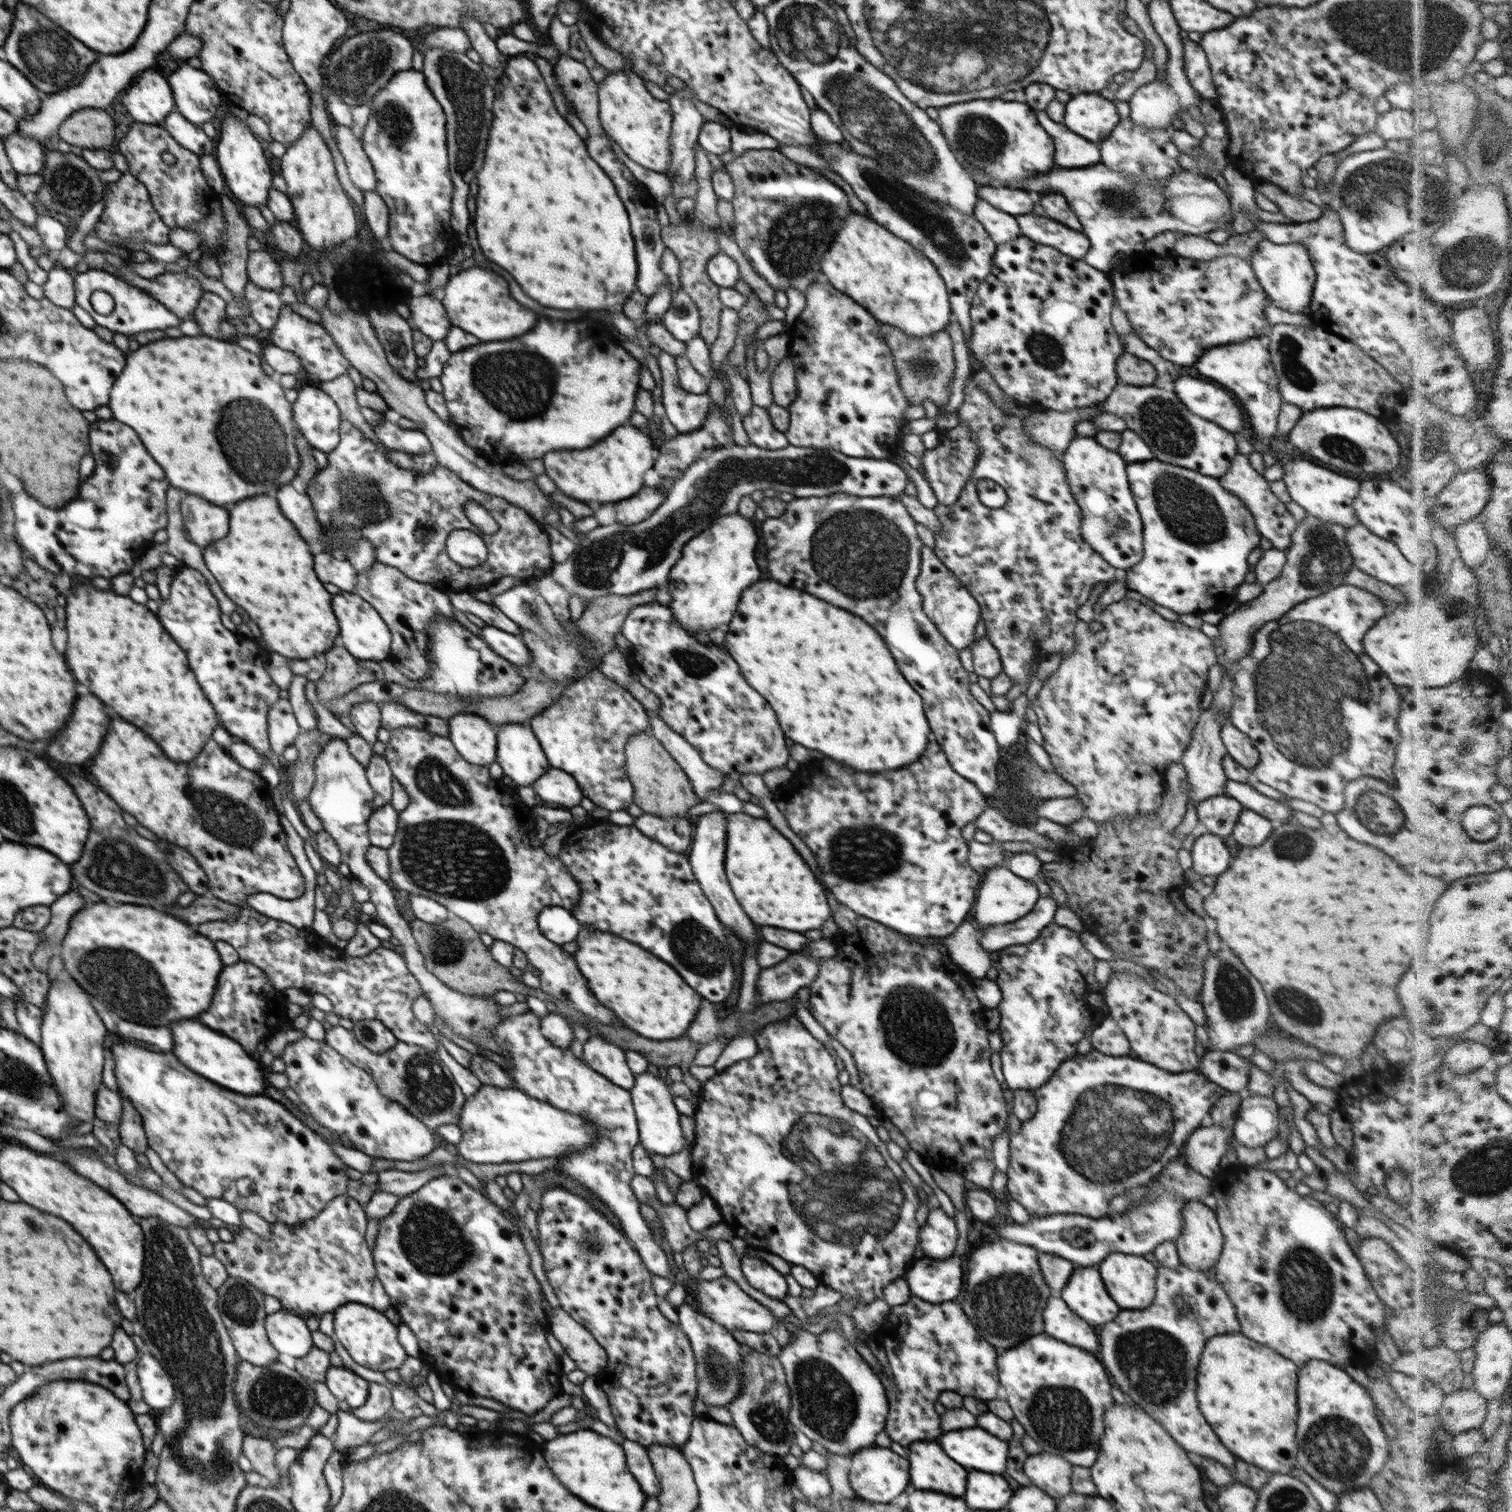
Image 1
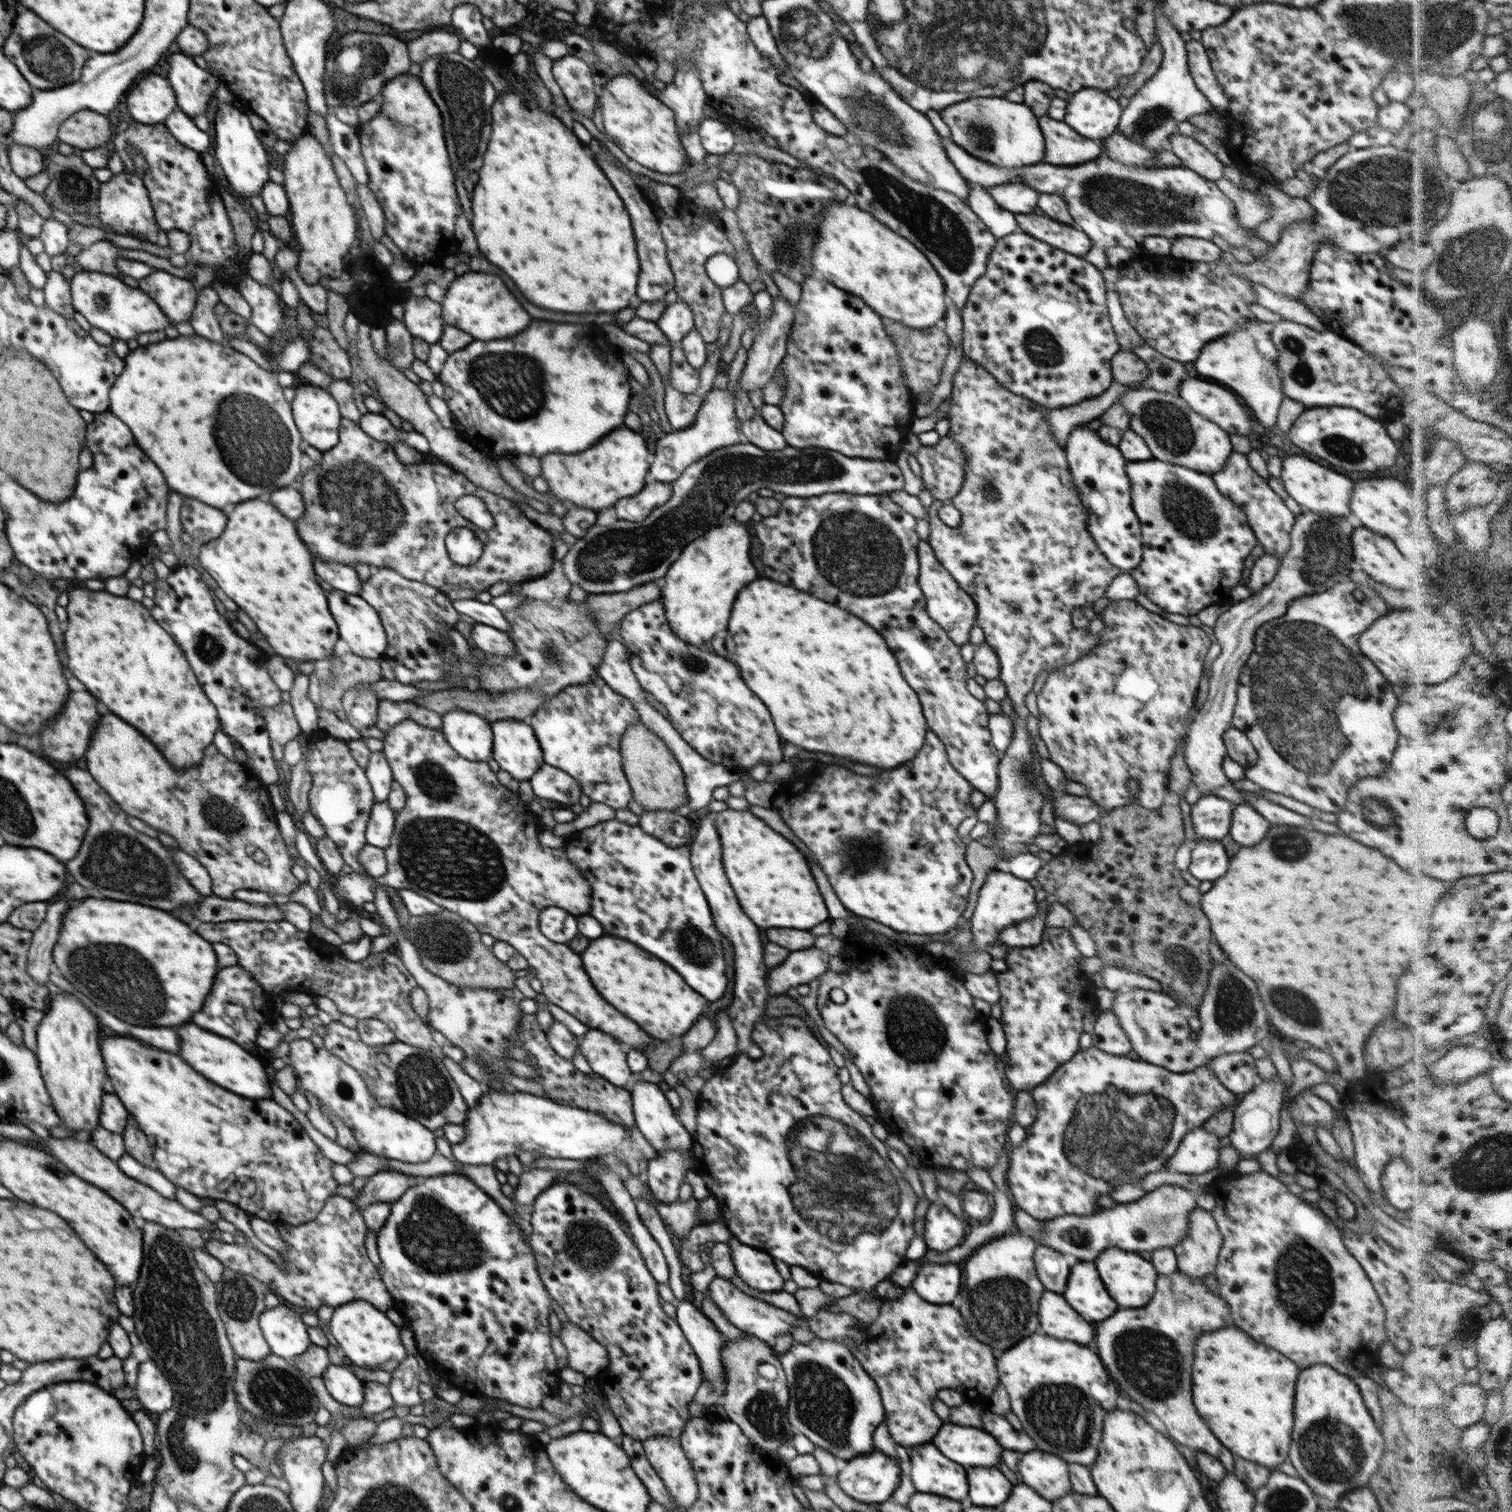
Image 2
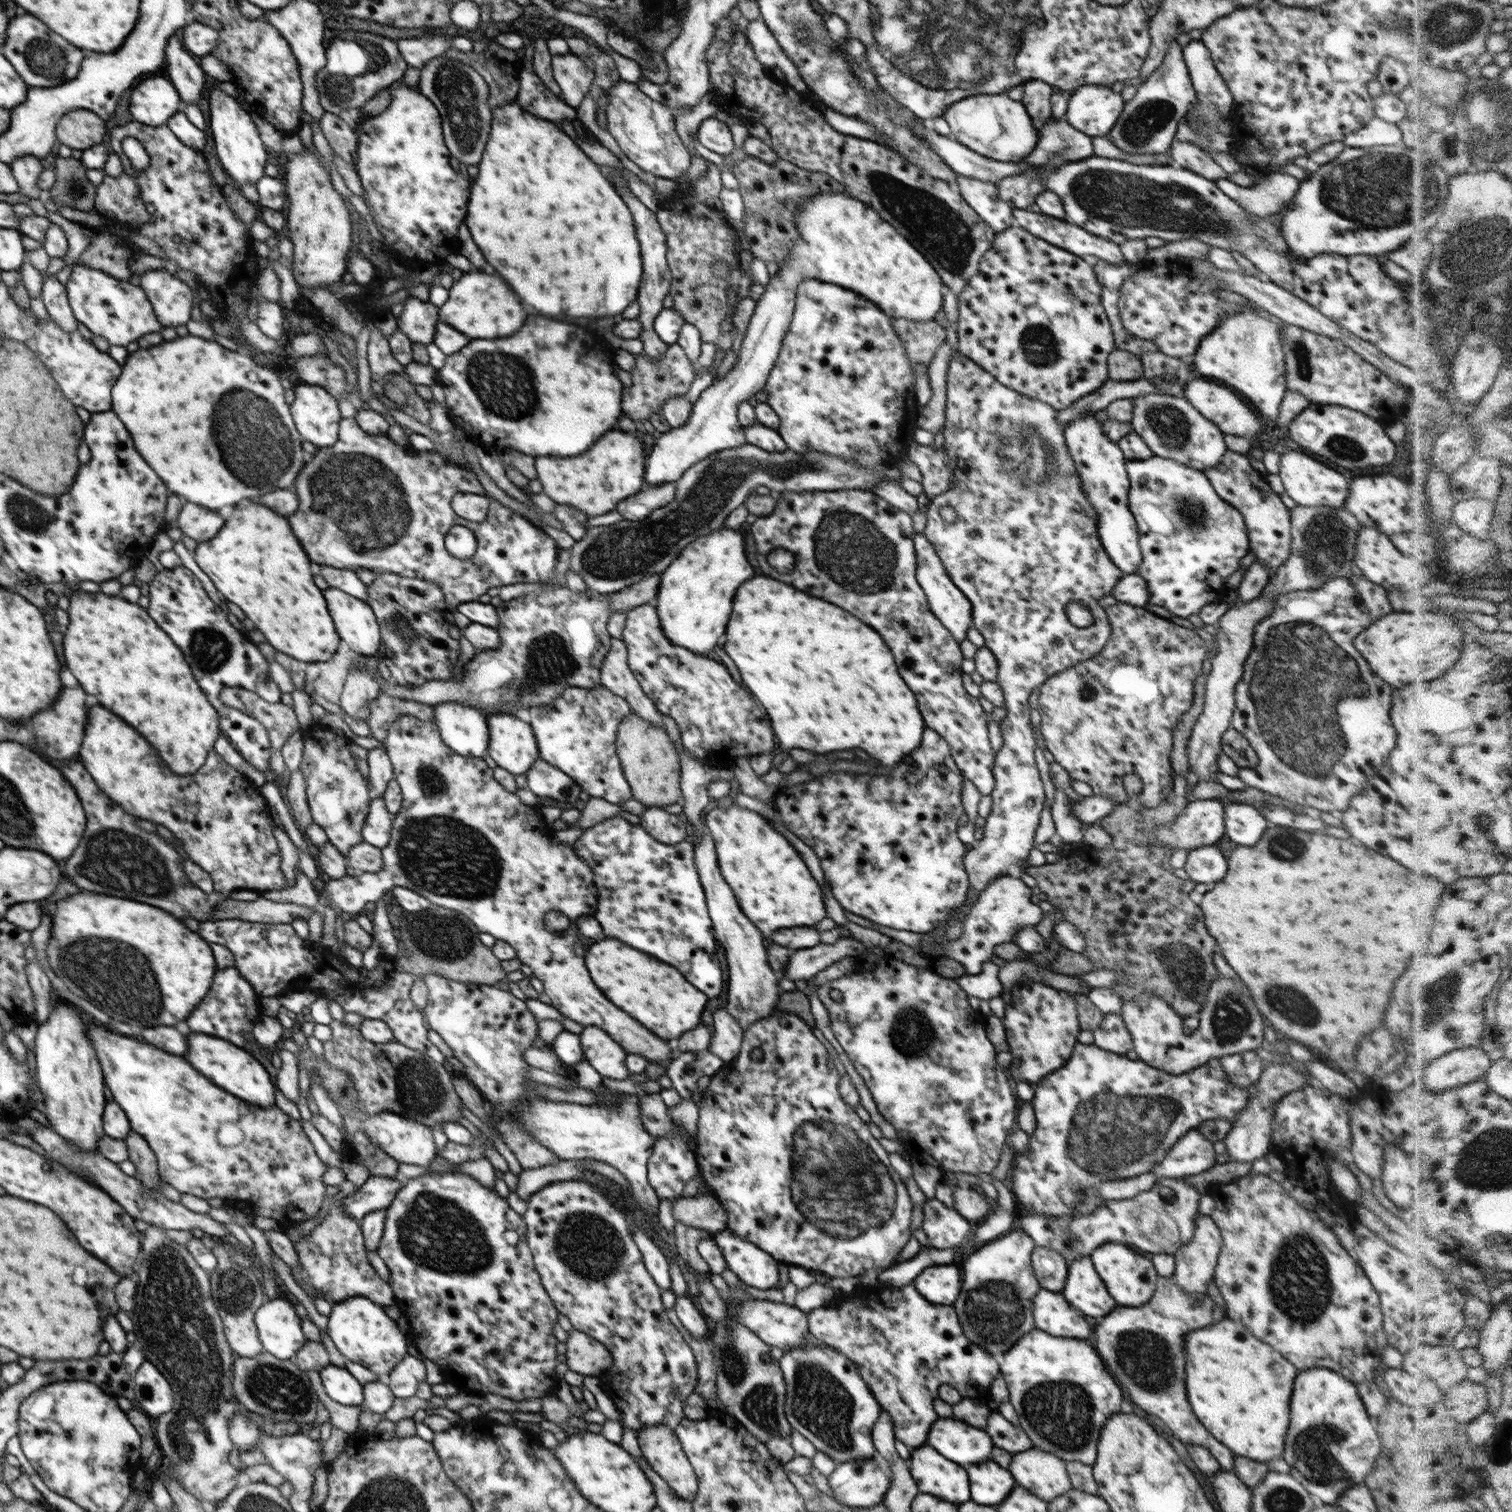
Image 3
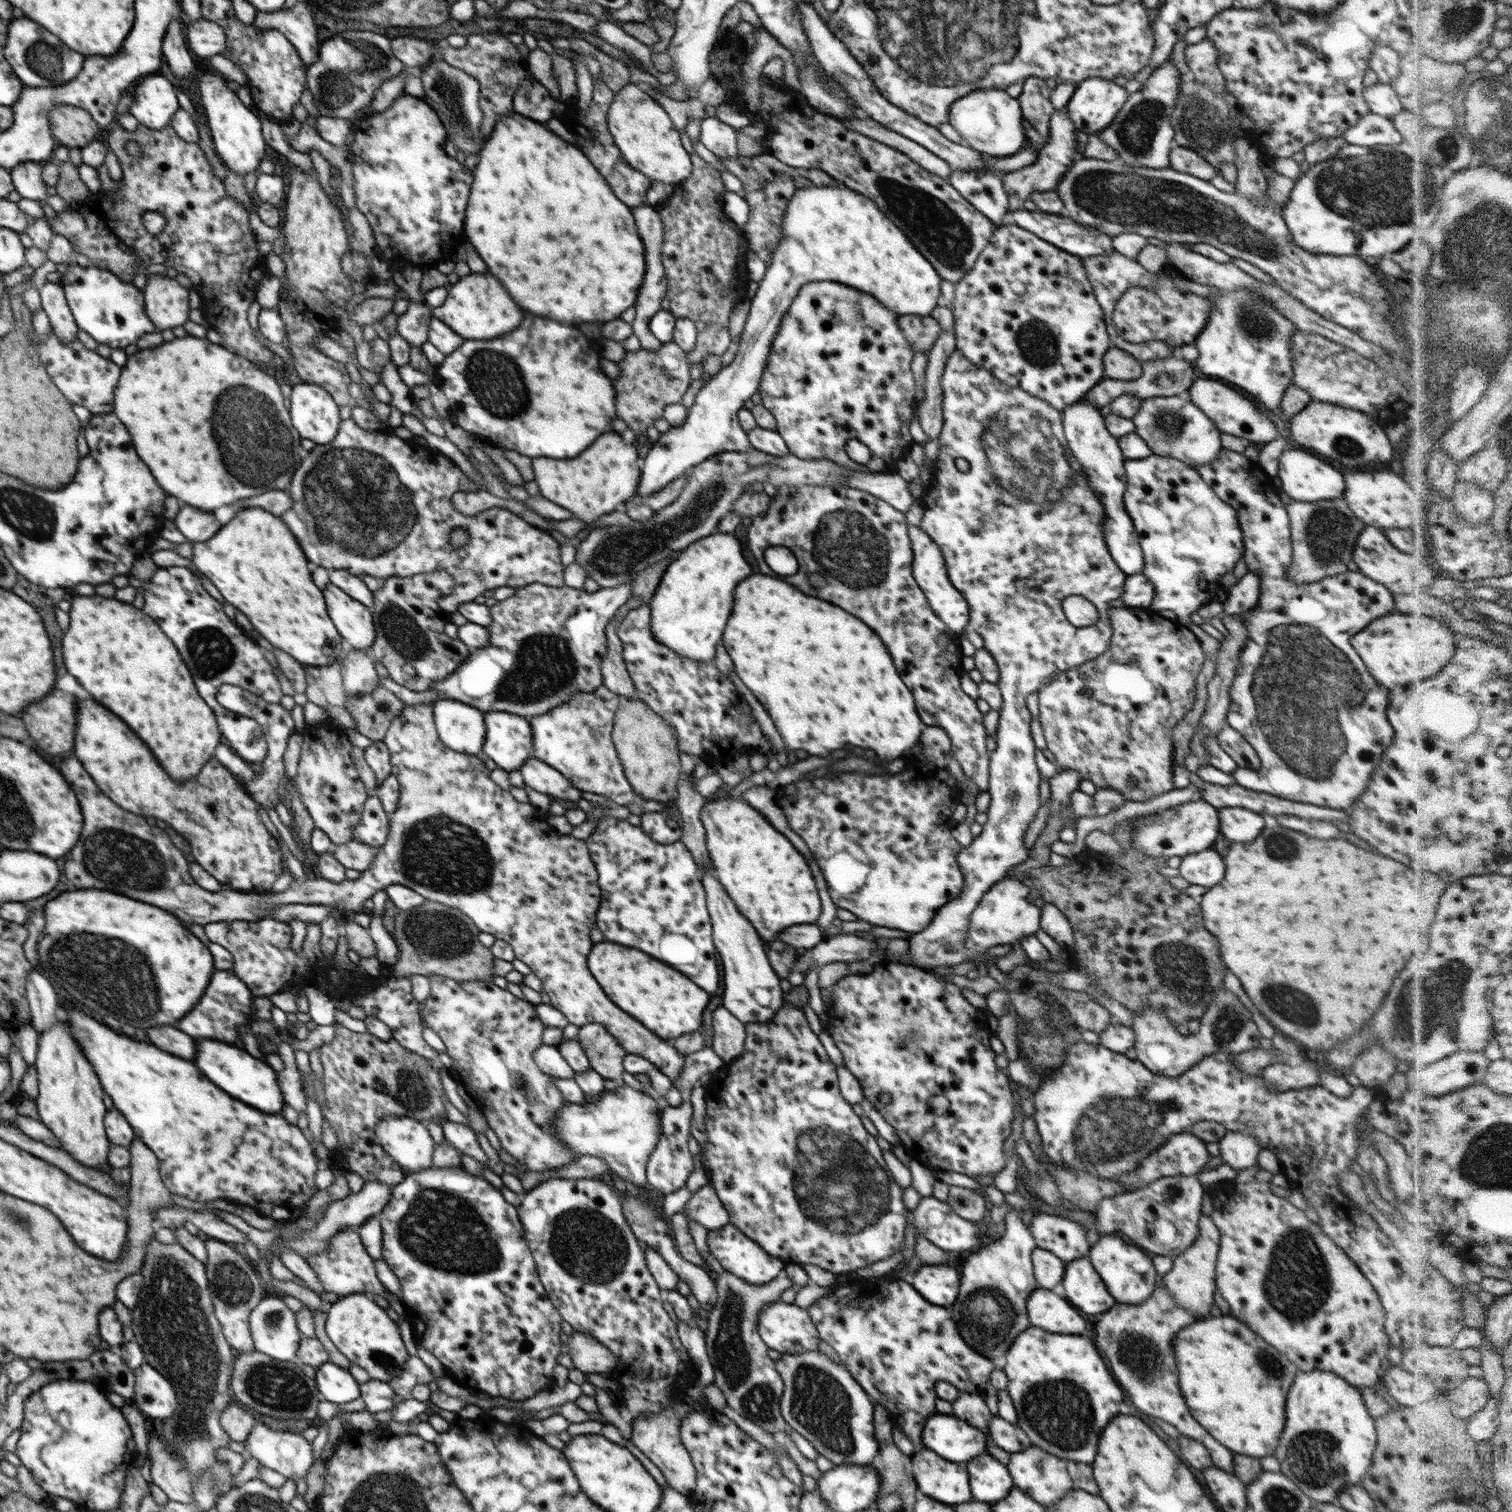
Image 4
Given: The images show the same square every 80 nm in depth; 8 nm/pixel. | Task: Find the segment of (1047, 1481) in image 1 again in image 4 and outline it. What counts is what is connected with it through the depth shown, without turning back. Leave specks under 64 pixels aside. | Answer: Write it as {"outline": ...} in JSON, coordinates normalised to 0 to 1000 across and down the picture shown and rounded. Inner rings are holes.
{"outline":[[[682,956],[679,959],[669,961],[667,966],[667,972],[670,978],[670,983],[677,985],[685,993],[692,997],[700,993],[707,985],[710,985],[710,980],[705,971],[705,966],[698,964],[686,956]]]}

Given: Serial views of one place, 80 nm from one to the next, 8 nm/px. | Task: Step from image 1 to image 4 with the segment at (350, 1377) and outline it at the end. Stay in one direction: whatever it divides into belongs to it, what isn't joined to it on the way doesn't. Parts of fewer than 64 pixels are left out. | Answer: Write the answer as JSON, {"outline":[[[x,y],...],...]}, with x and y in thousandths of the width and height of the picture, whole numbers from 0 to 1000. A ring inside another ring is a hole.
{"outline":[[[218,900],[210,903],[208,910],[212,924],[221,930],[233,927],[239,923],[238,916],[231,905],[228,905]]]}

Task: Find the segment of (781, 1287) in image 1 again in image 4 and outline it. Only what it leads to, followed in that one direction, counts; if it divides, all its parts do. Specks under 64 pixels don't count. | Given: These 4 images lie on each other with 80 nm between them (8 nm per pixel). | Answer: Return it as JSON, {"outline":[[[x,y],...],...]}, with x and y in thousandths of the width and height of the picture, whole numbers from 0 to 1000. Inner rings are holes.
{"outline":[[[483,809],[480,811],[468,813],[468,821],[470,827],[474,832],[479,840],[487,843],[487,845],[499,850],[505,850],[511,848],[519,840],[520,835],[501,824],[497,819],[495,819]]]}

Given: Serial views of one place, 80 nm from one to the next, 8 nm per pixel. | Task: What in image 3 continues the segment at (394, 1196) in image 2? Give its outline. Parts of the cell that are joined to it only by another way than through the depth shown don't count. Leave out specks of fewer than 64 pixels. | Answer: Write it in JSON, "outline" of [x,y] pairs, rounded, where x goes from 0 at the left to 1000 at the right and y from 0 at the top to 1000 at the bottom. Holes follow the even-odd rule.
{"outline":[[[245,778],[236,788],[227,793],[226,800],[238,809],[242,803],[257,800],[267,783],[263,779]]]}

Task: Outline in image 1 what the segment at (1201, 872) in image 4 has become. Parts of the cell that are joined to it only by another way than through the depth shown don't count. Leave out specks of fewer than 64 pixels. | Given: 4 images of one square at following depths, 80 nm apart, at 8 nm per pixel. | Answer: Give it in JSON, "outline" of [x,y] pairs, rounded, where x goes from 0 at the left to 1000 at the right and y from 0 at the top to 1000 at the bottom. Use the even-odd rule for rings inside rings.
{"outline":[[[798,551],[791,554],[788,561],[789,575],[796,579],[806,579],[813,573],[815,567],[811,560],[810,554]]]}

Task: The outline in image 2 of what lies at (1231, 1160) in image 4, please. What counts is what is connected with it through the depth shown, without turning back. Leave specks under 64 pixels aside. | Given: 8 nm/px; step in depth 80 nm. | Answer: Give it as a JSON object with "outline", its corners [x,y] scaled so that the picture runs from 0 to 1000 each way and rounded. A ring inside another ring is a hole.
{"outline":[[[845,710],[843,715],[843,714],[835,714],[827,722],[821,724],[821,728],[815,734],[815,747],[813,749],[812,752],[814,754],[813,758],[819,761],[821,766],[827,765],[829,767],[829,765],[831,765],[840,760],[841,754],[845,750],[848,722],[850,722],[848,716],[845,715]]]}

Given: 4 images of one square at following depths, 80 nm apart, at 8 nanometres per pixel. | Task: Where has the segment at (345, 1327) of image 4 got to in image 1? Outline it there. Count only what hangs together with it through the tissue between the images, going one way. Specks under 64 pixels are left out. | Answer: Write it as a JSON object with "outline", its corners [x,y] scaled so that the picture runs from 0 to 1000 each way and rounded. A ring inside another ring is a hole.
{"outline":[[[232,861],[224,864],[220,868],[221,885],[229,892],[234,901],[250,907],[264,905],[266,903],[270,896],[263,887],[263,877],[254,870],[254,868],[237,861]]]}

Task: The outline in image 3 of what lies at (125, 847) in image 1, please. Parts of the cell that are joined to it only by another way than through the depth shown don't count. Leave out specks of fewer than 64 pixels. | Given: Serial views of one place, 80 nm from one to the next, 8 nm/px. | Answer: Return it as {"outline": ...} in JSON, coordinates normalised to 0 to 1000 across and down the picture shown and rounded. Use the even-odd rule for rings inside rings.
{"outline":[[[53,504],[41,507],[42,512],[48,515],[48,520],[53,522],[56,528],[56,536],[58,536],[58,552],[53,556],[53,562],[45,567],[42,571],[46,582],[63,591],[74,591],[77,594],[98,597],[99,599],[106,599],[116,607],[130,607],[132,610],[141,608],[142,599],[149,595],[155,595],[153,591],[146,591],[132,589],[121,575],[122,567],[103,551],[95,550],[89,545],[89,539],[85,539],[75,532],[66,520],[62,519],[58,507]]]}

